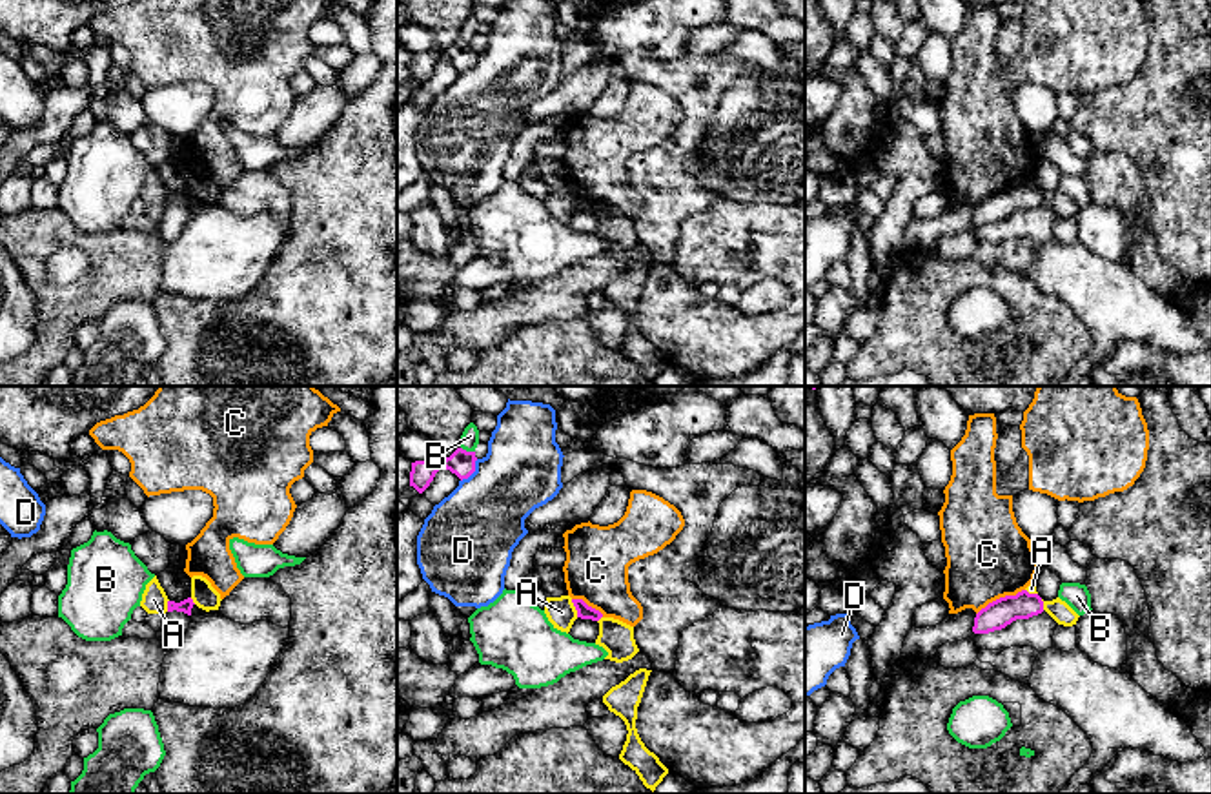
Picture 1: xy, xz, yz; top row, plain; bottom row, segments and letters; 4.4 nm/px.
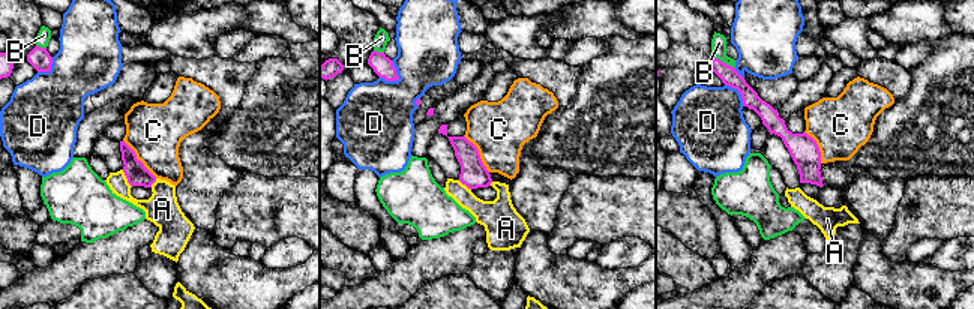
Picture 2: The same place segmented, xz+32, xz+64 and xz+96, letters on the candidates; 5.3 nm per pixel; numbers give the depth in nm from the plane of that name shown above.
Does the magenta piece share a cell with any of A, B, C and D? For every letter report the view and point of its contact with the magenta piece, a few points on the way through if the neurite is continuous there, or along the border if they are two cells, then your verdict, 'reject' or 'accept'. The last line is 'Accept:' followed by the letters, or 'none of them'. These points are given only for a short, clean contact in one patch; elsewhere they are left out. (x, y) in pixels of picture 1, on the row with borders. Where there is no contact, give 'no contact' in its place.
A: xz (576, 609) | along xz (570, 600), (578, 616) | reject
B: xz (468, 452) | reject
C: yz (1000, 598) | reject
D: xz (472, 472) | reject
Accept: none of them

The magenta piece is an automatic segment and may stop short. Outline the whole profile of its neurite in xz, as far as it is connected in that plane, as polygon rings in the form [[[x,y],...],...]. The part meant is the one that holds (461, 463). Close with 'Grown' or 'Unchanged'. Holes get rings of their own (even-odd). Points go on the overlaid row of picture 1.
[[[457,448],[450,457],[441,463],[435,463],[432,459],[415,461],[412,463],[410,486],[422,494],[441,468],[450,470],[461,481],[468,479],[475,472],[475,461],[475,452],[466,452],[463,448]]]. Unchanged

